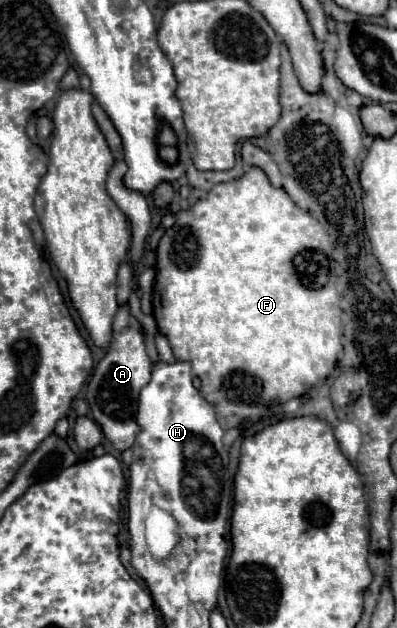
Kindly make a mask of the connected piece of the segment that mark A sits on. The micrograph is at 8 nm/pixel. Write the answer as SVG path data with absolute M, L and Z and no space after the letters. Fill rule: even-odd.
M127 306L117 310L117 316L113 320L111 344L107 348L105 358L97 364L93 378L87 386L87 402L91 406L93 418L101 426L113 448L119 452L131 448L135 436L141 432L141 426L135 420L137 402L139 402L139 392L149 384L151 378L151 362L145 354L145 342L139 328L141 324L129 314Z

